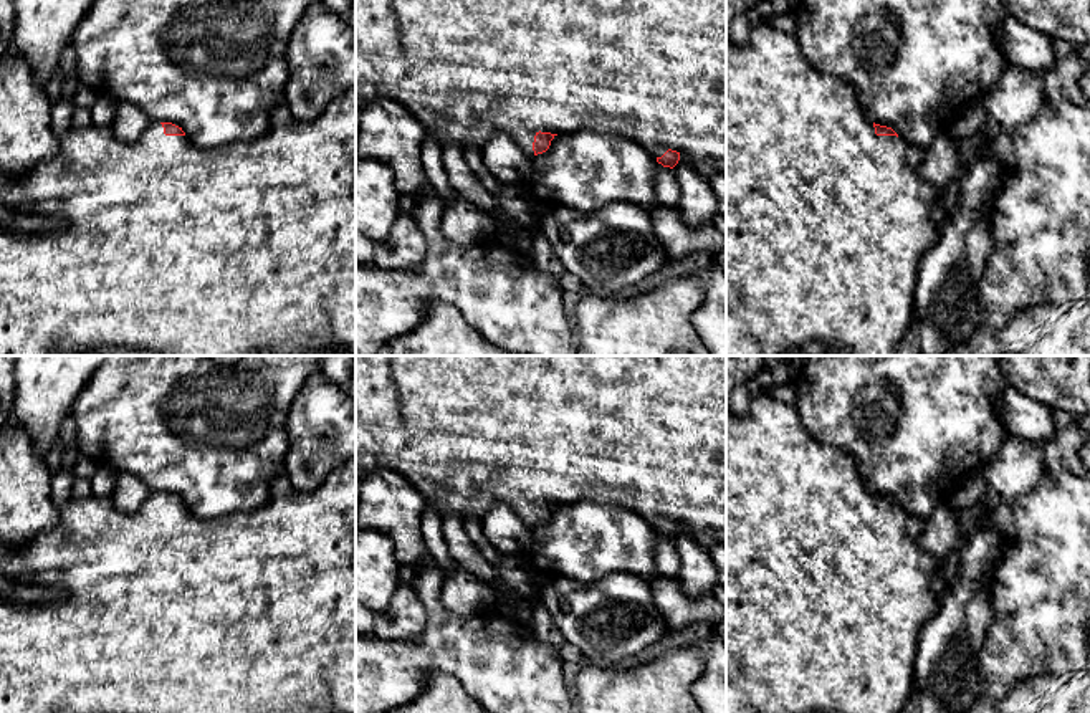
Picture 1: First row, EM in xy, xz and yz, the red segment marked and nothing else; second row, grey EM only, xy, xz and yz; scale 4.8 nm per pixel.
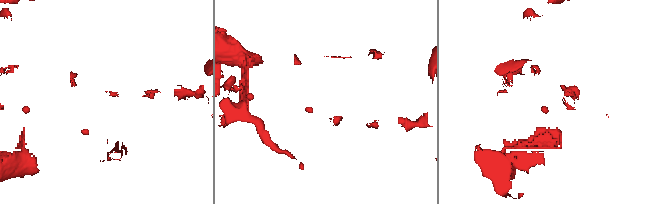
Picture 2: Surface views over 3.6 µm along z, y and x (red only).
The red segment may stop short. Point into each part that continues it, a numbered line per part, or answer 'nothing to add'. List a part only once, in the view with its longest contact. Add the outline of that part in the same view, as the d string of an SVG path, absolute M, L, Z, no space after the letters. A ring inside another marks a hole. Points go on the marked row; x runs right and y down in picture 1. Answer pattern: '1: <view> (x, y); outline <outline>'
1: xz (654, 71); outline M356 0L356 144L361 114L377 98L389 98L410 111L442 147L455 144L483 147L498 132L509 136L518 147L533 157L534 136L541 132L569 134L587 127L607 129L640 146L652 157L662 157L668 149L681 154L683 160L705 180L716 174L726 175L726 0Z

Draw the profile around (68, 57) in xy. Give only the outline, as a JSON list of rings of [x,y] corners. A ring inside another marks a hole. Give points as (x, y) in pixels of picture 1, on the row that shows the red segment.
[[[68,43],[60,56],[60,69],[65,78],[76,74],[76,50]]]

